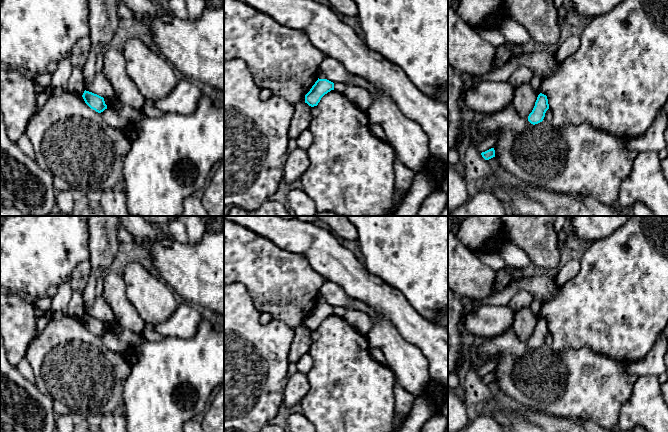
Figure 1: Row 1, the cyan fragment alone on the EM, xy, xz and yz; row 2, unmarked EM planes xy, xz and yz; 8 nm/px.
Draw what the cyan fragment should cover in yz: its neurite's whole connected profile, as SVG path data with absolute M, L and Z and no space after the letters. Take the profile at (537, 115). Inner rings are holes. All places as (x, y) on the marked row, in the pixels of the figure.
M540 93L535 102L532 112L528 116L528 121L535 125L543 121L546 111L549 109L547 96Z

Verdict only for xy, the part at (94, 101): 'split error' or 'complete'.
complete

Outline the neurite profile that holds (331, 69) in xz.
M327 57L320 65L318 71L319 79L327 79L333 83L346 84L353 86L350 77L351 74L342 63L331 57Z

